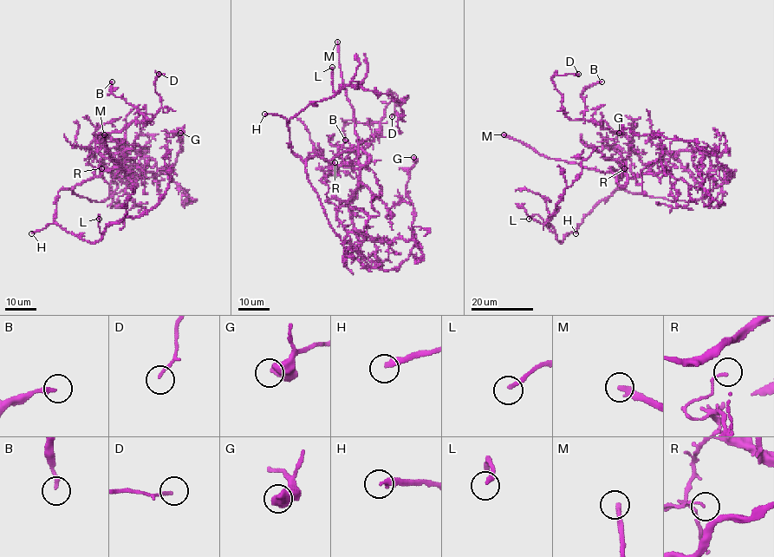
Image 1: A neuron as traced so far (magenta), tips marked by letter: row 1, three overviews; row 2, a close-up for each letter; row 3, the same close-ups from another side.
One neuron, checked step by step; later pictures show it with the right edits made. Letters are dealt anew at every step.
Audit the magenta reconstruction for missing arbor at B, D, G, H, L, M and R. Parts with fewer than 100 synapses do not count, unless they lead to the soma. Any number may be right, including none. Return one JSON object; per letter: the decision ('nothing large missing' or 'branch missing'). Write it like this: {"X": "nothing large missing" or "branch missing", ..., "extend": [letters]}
{"B": "nothing large missing", "D": "nothing large missing", "G": "nothing large missing", "H": "branch missing", "L": "nothing large missing", "M": "branch missing", "R": "nothing large missing", "extend": ["H", "M"]}

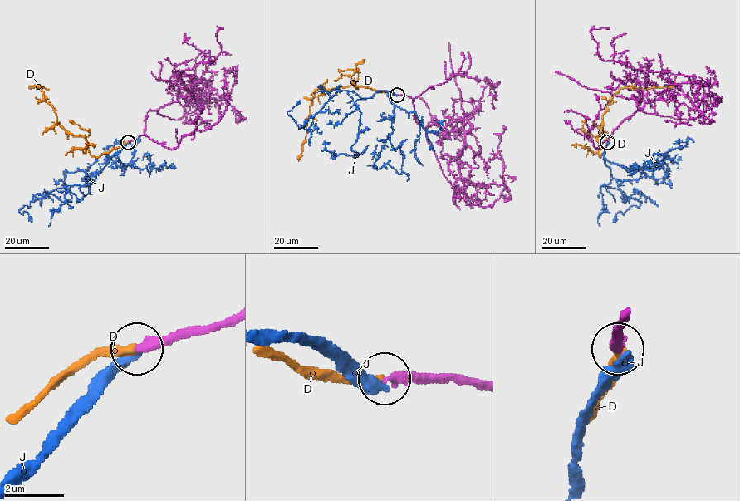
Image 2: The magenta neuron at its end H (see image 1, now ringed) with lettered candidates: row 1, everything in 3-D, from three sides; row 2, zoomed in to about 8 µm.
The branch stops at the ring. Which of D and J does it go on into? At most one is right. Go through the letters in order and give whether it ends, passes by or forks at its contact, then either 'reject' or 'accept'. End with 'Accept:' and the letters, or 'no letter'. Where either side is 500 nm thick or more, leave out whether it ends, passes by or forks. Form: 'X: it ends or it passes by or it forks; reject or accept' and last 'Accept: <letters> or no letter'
D: it ends; accept
J: it ends; reject
Accept: D

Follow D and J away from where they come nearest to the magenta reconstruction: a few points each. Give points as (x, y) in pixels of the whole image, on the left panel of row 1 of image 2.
D: (128, 142), (92, 156), (82, 135), (72, 135), (57, 121), (41, 87), (30, 85)
J: (128, 142), (87, 185), (57, 188), (18, 210), (22, 213), (26, 212), (31, 222)

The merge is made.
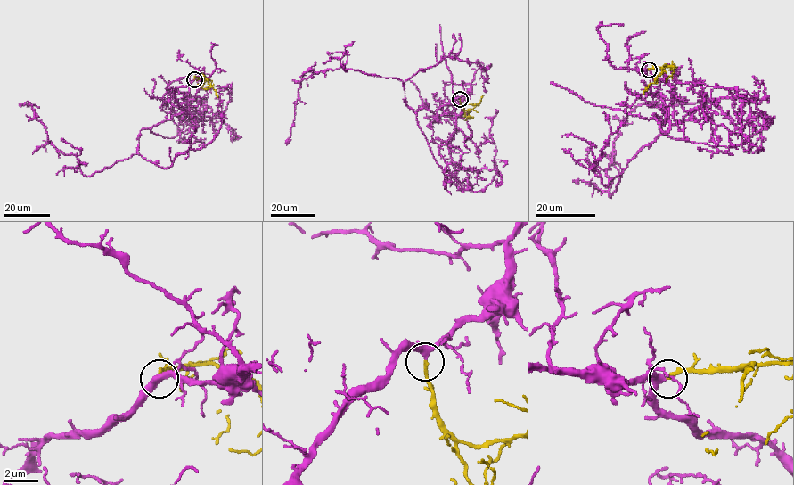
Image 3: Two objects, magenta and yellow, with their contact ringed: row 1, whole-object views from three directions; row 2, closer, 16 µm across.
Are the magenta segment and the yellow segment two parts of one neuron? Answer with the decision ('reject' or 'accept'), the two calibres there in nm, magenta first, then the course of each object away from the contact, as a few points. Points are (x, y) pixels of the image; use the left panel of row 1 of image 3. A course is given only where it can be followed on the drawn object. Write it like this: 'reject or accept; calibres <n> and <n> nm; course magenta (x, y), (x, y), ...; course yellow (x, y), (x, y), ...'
accept; calibres 360 and 220 nm; course magenta (193, 79), (170, 101), (197, 126), (181, 113), (143, 128), (136, 153), (88, 176), (20, 102); course yellow (193, 79), (206, 79), (217, 97)

